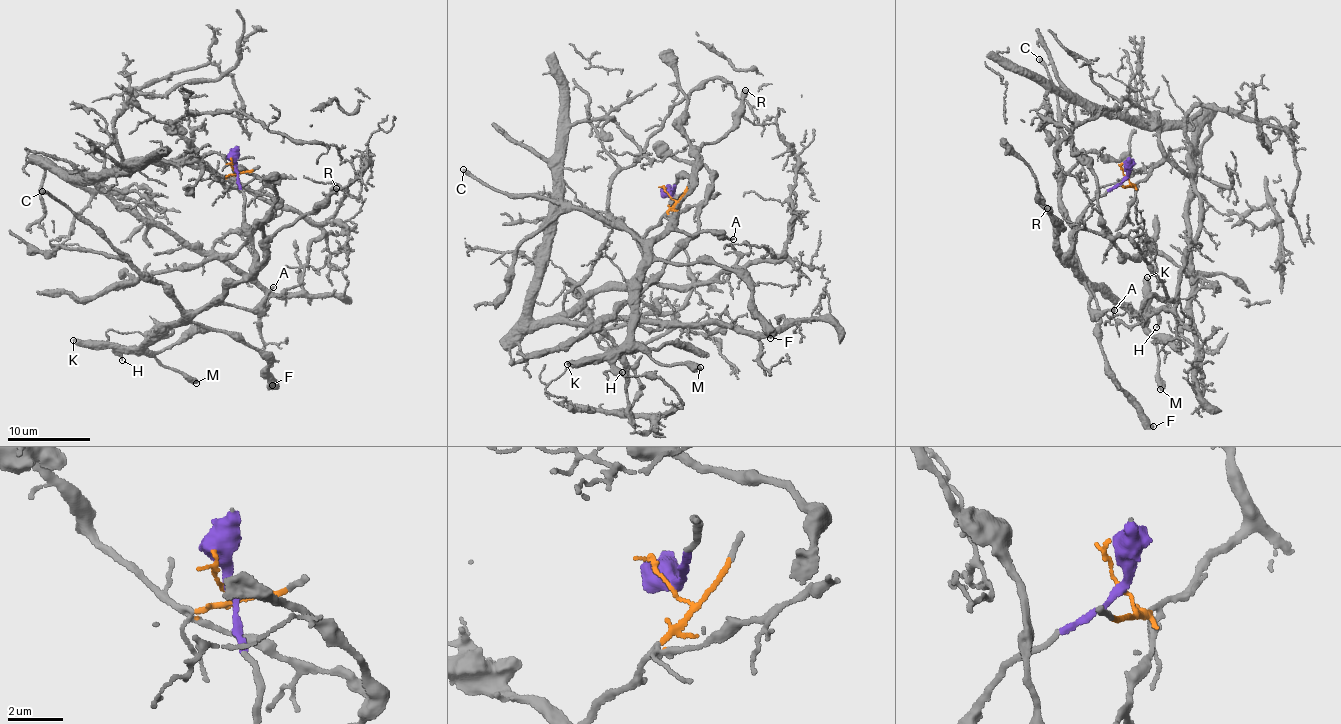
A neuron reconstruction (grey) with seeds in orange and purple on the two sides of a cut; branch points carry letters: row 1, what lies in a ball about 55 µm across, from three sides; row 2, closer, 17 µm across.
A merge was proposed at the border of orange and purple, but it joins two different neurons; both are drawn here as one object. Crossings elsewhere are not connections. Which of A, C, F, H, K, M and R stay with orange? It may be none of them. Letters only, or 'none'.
none

